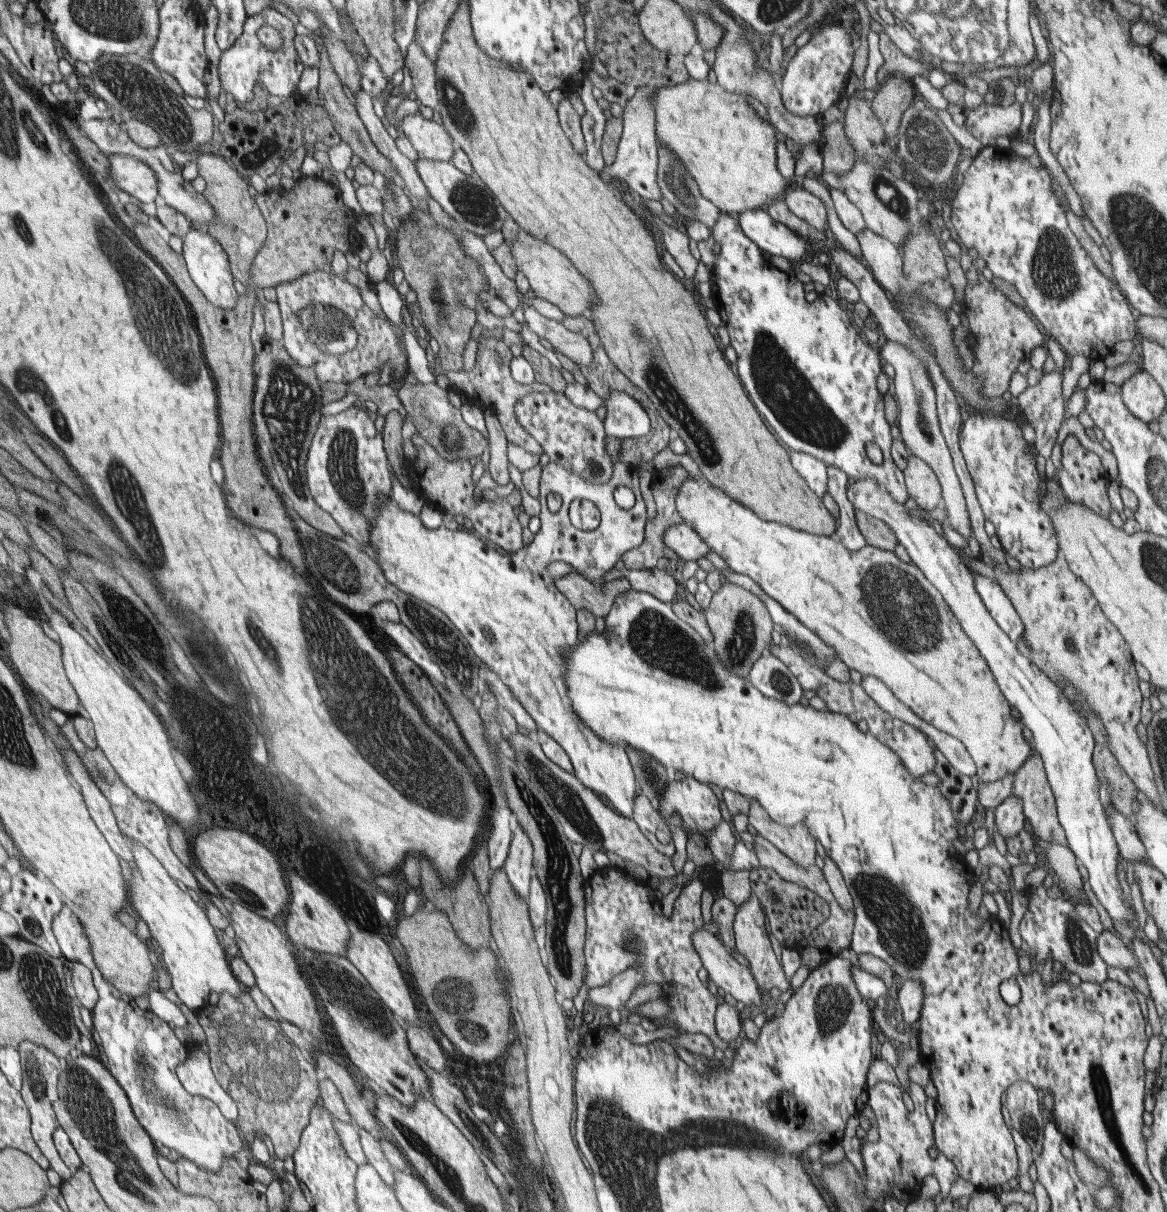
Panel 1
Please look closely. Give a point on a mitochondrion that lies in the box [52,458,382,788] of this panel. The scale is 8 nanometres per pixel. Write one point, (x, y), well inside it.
(129, 617)

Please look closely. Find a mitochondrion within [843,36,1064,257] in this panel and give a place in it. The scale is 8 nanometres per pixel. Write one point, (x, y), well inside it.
(922, 141)

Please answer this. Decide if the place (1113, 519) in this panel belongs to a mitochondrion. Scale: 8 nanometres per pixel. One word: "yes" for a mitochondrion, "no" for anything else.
no

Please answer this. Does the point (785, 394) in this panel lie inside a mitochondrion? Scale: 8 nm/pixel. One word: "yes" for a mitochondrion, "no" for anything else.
yes

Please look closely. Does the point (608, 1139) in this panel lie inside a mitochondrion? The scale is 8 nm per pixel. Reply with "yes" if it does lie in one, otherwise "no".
yes

